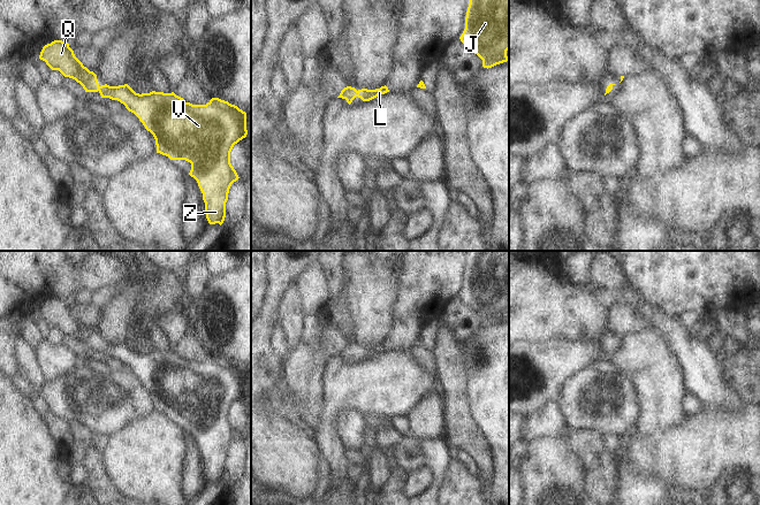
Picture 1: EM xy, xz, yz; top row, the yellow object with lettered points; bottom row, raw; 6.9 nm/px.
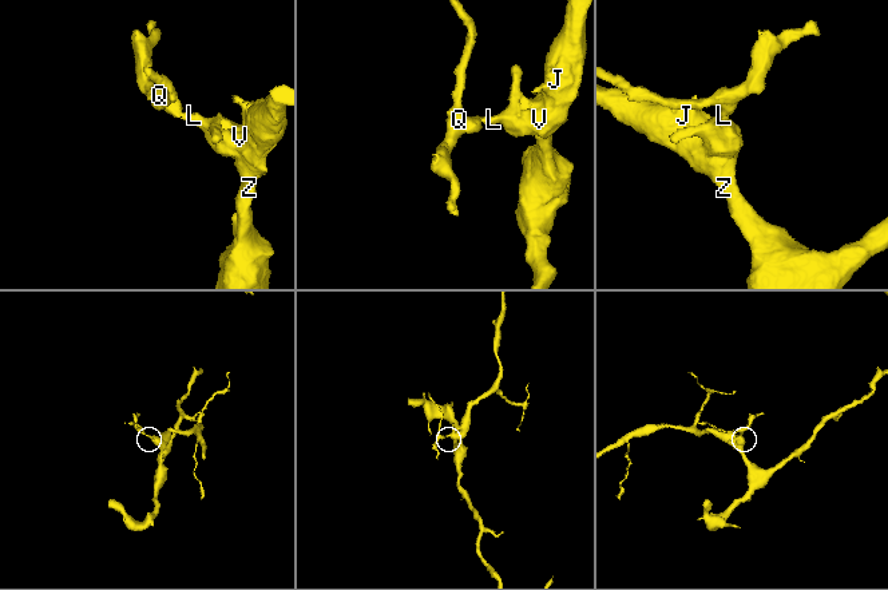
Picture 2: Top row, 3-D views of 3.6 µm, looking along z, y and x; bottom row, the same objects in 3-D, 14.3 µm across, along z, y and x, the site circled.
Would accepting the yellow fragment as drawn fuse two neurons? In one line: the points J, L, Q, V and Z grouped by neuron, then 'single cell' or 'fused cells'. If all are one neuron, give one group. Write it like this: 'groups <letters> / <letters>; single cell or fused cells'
groups J L Q V Z; single cell

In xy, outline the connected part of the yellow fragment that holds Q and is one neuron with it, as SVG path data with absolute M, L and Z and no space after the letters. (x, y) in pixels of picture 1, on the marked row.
M54 40L43 47L39 59L52 70L59 70L64 77L79 83L85 92L99 92L101 98L117 100L134 113L150 131L157 145L157 153L170 160L185 160L191 163L189 175L193 177L203 193L206 219L210 224L223 223L226 202L231 184L240 177L230 163L230 152L235 144L246 137L246 113L237 106L219 98L212 98L206 105L192 105L174 92L136 93L128 84L109 86L99 85L97 75L90 71L75 56L69 44Z

